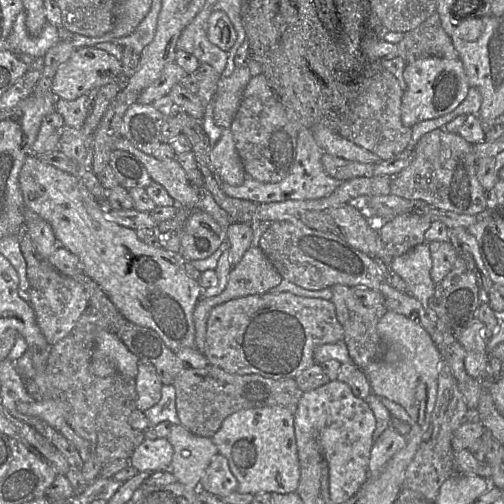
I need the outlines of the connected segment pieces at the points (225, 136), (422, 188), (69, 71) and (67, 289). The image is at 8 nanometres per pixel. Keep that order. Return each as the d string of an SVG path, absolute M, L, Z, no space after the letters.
M224 129L221 137L211 150L211 162L223 183L240 186L245 179L245 171L236 151L233 134Z
M442 128L424 134L413 147L412 161L392 177L390 194L420 200L431 207L458 214L483 213L487 209L485 190L477 178L477 160L472 146L458 133L449 133Z
M95 46L81 47L59 67L51 89L57 99L72 101L115 81L125 83L122 63Z
M51 271L50 279L43 288L29 288L29 296L37 324L50 346L55 345L73 330L89 305L89 296L84 287L58 271Z

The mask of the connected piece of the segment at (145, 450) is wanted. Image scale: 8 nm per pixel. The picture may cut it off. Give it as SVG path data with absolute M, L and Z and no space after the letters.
M166 438L144 439L129 458L129 465L138 472L158 472L169 470L173 457L173 447Z

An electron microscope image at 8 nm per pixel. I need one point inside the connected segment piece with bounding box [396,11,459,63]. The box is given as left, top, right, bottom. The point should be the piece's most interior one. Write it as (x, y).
(429, 39)

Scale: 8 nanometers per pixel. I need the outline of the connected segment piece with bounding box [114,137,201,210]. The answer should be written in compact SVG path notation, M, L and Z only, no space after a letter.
M119 137L114 149L134 155L146 168L153 182L165 188L177 206L194 210L198 208L201 190L193 187L184 169L174 160L157 160L135 148L128 140Z

